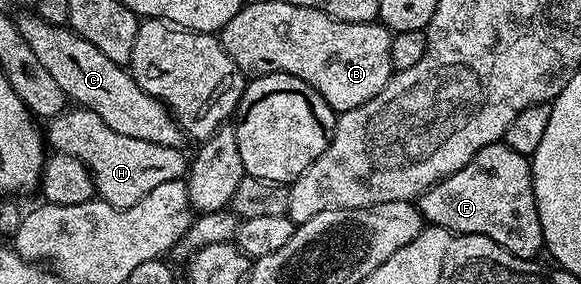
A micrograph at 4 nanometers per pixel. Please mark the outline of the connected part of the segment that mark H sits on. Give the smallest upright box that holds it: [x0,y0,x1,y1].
[47,109,186,210]

